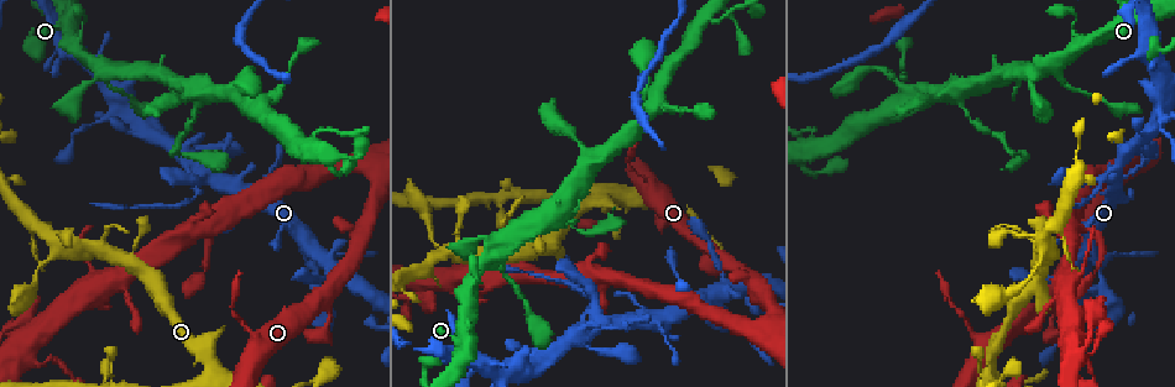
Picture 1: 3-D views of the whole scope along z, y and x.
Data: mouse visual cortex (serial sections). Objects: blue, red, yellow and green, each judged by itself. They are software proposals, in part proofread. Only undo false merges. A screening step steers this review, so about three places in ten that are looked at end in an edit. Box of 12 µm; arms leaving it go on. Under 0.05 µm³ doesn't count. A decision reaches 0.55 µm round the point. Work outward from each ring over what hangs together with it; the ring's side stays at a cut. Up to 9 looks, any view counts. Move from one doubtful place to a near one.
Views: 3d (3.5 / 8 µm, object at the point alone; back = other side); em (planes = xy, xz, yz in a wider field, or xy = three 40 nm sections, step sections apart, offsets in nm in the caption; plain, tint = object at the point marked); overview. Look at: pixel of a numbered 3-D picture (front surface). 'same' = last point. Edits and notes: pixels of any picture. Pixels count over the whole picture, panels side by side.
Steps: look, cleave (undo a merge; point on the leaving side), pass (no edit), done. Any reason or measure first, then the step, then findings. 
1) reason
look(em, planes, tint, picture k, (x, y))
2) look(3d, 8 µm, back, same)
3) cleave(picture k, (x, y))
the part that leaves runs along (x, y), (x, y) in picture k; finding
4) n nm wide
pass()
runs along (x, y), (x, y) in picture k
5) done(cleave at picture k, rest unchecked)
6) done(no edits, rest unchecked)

abrupt turn
look(3d, 3.5 µm, picture 1, (648, 187))

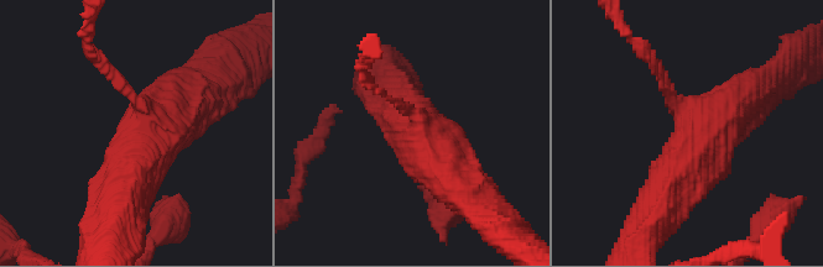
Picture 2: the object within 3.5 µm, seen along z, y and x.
look(em, xy, step 5, tint, picture 2, (138, 109))

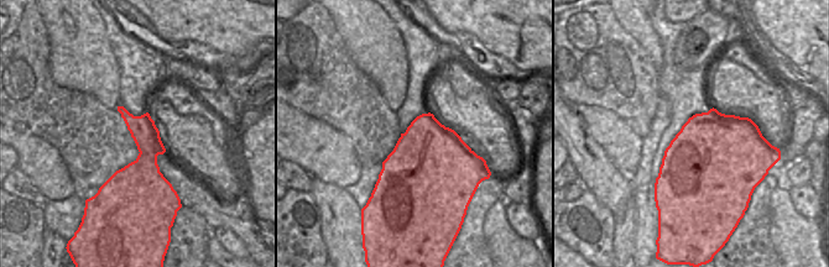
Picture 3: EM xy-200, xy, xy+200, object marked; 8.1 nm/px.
cut it another way
look(em, planes, tint, same)

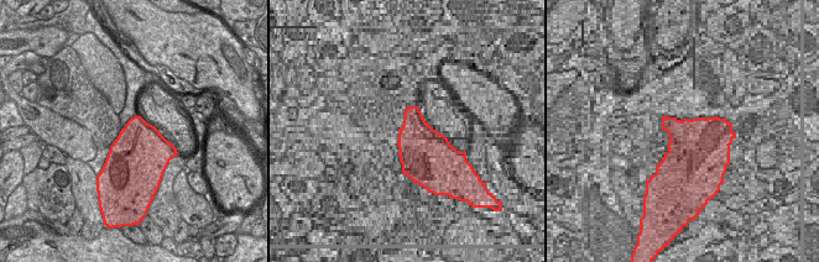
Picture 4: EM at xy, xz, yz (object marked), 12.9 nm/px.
cleave(picture 2, (104, 69))
two cells meet here

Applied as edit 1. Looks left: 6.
see it whole again
look(overview)

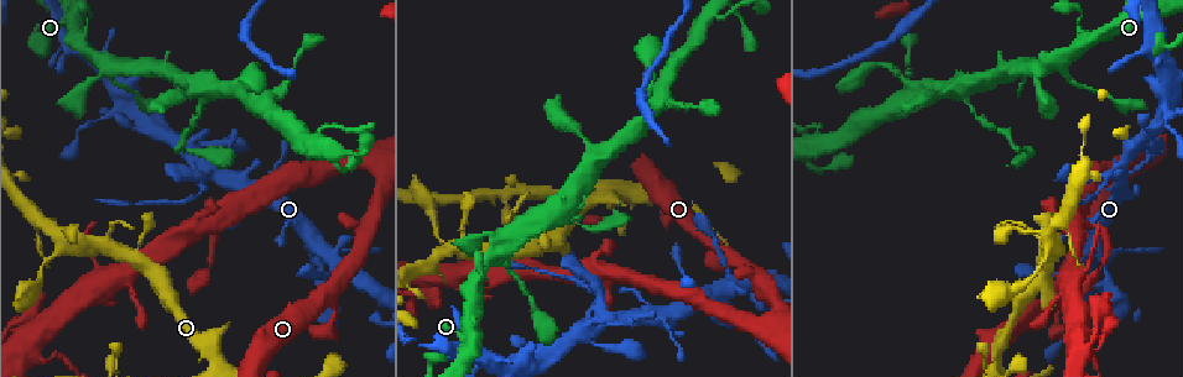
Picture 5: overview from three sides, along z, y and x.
three arms meet
look(3d, 3.5 µm, picture 5, (209, 166))

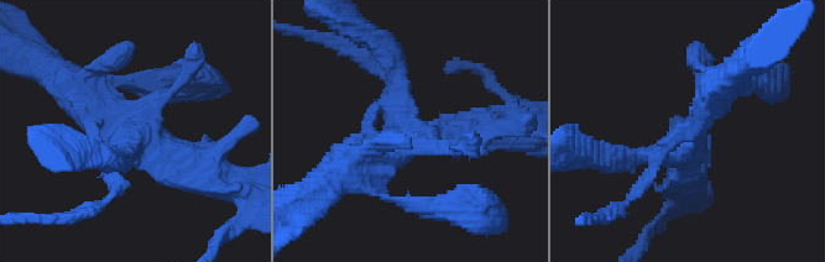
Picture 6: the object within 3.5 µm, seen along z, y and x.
shape alone is not enough
look(em, planes, tint, picture 6, (139, 135))

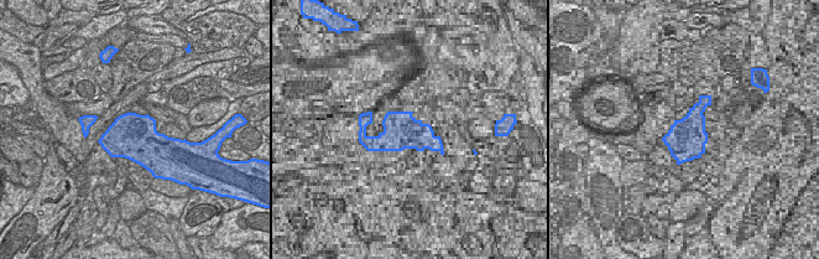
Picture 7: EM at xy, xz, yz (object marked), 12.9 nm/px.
pass()
runs along (209, 174), (167, 167), (77, 90) in picture 6; one cell here

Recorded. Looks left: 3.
calibre changes
look(3d, 8 µm, back, picture 5, (674, 106))

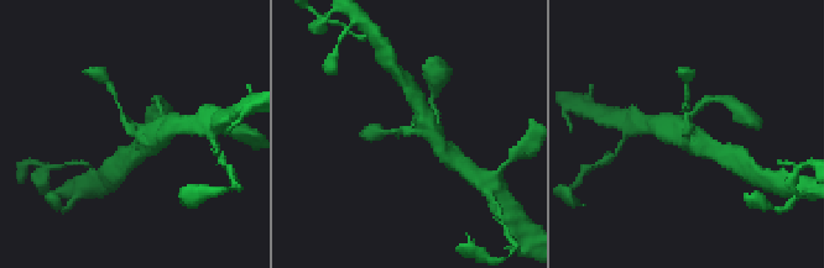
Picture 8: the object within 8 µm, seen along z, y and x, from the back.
arms of 100, 450 nm; need the tissue
look(em, xy, step 3, tint, picture 8, (407, 127))

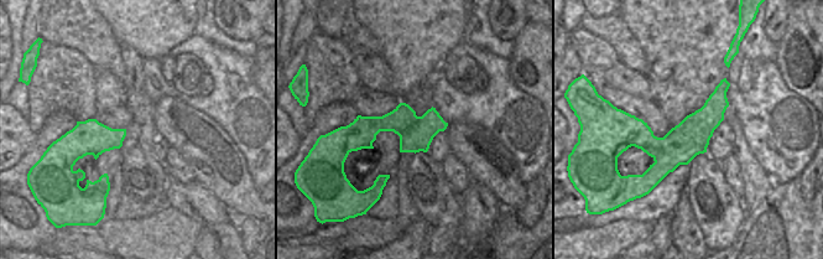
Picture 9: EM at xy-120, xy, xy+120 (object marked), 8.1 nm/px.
pass()
runs along (725, 84), (678, 143), (629, 122) in picture 9; one cell here

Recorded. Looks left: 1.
done(cleave at picture 2, rest unchecked)

